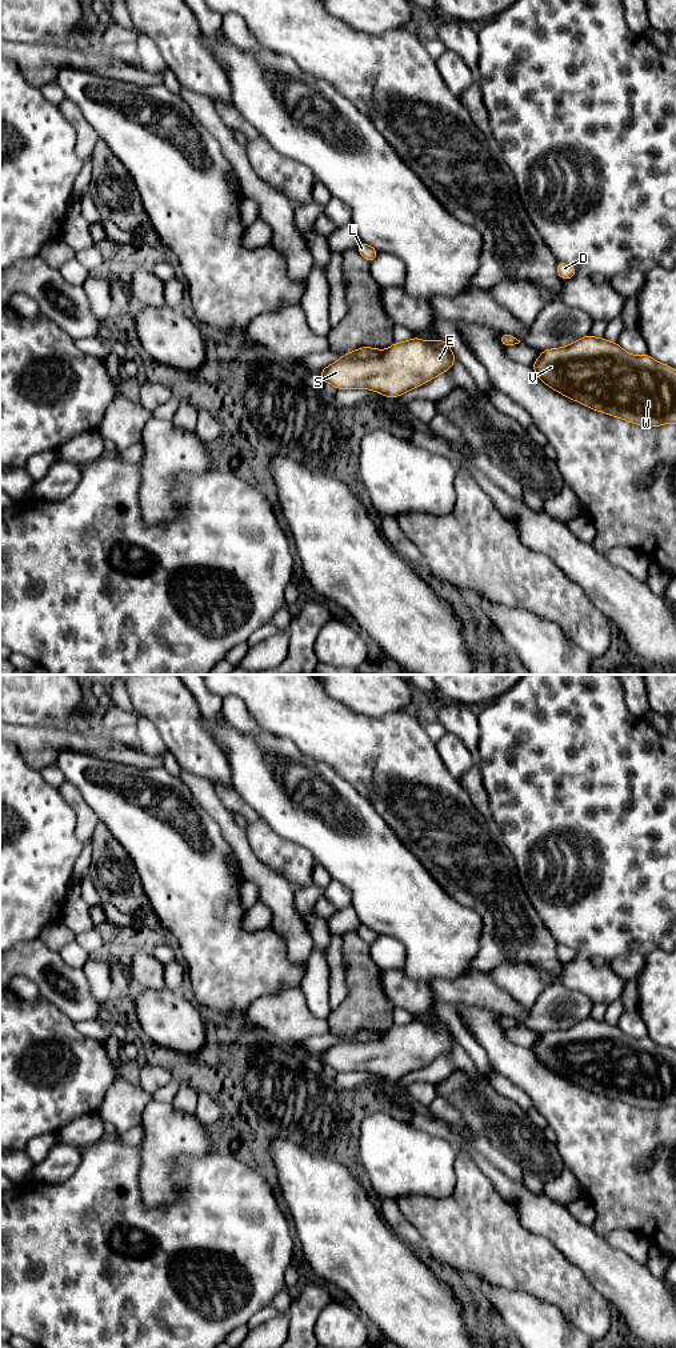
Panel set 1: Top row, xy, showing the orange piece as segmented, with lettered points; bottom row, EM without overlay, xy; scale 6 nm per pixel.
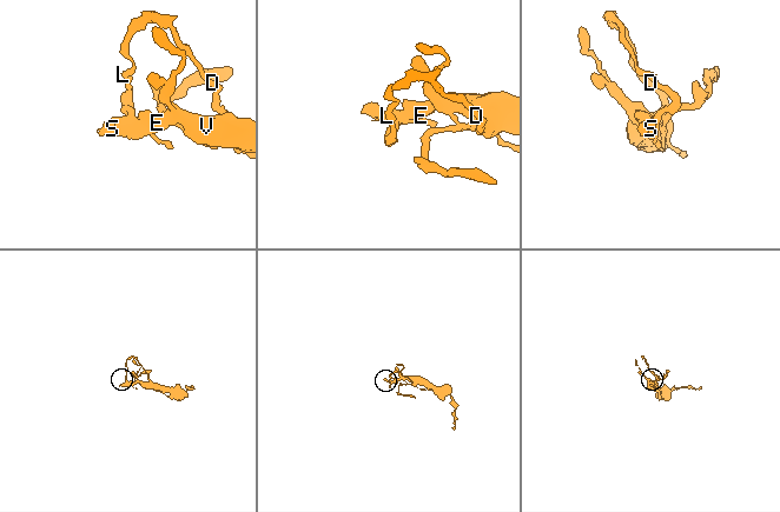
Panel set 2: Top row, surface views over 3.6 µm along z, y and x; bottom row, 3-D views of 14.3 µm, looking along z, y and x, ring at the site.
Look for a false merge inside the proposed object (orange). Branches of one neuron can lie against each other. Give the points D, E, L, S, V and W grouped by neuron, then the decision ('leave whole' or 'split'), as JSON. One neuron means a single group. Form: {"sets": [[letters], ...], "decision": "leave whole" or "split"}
{"sets": [["D", "L"], ["E", "S", "V", "W"]], "decision": "split"}

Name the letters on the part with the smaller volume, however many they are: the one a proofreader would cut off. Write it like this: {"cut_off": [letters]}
{"cut_off": ["D", "L"]}

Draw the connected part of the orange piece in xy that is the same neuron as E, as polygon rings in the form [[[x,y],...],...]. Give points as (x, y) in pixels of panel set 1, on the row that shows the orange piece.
[[[413,336],[408,341],[393,343],[385,356],[339,360],[317,376],[337,389],[363,388],[385,397],[399,397],[451,371],[455,360],[455,353],[444,340],[424,341]]]

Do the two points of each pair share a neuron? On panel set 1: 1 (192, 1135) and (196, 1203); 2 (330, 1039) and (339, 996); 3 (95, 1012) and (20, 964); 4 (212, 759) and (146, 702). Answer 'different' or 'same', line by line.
1: different
2: different
3: same
4: same

